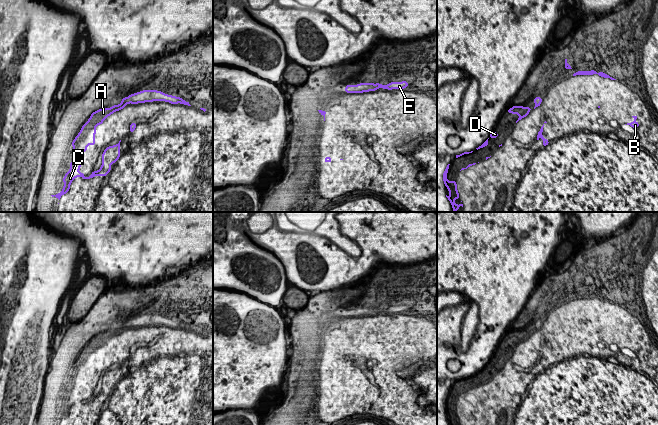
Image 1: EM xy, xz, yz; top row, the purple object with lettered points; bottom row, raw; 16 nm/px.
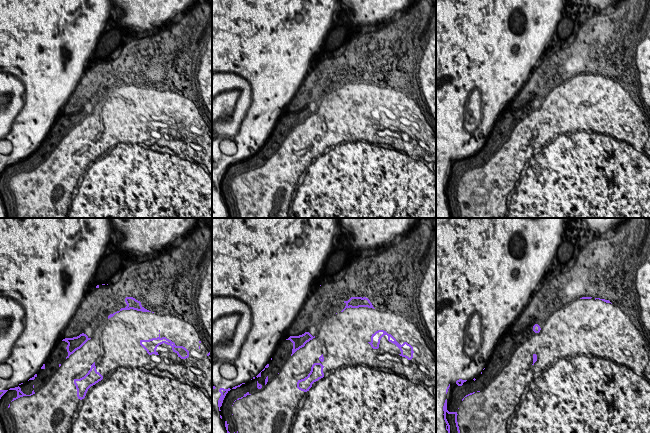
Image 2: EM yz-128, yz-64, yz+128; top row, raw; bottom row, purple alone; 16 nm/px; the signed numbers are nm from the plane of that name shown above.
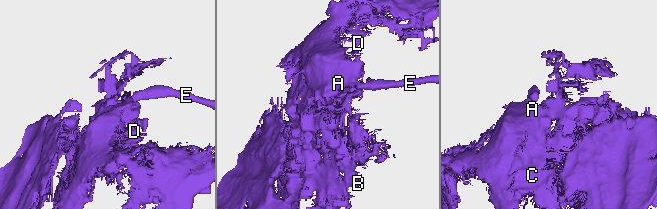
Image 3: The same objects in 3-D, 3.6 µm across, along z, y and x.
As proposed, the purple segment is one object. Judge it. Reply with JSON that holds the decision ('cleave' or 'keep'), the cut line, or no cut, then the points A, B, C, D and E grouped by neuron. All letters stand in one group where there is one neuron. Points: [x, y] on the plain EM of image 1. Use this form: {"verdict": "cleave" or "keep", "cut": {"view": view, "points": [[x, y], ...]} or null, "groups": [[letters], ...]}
{"verdict": "cleave", "cut": {"view": "xy", "points": [[121, 326], [122, 330]]}, "groups": [["A", "B", "C", "D"], ["E"]]}

